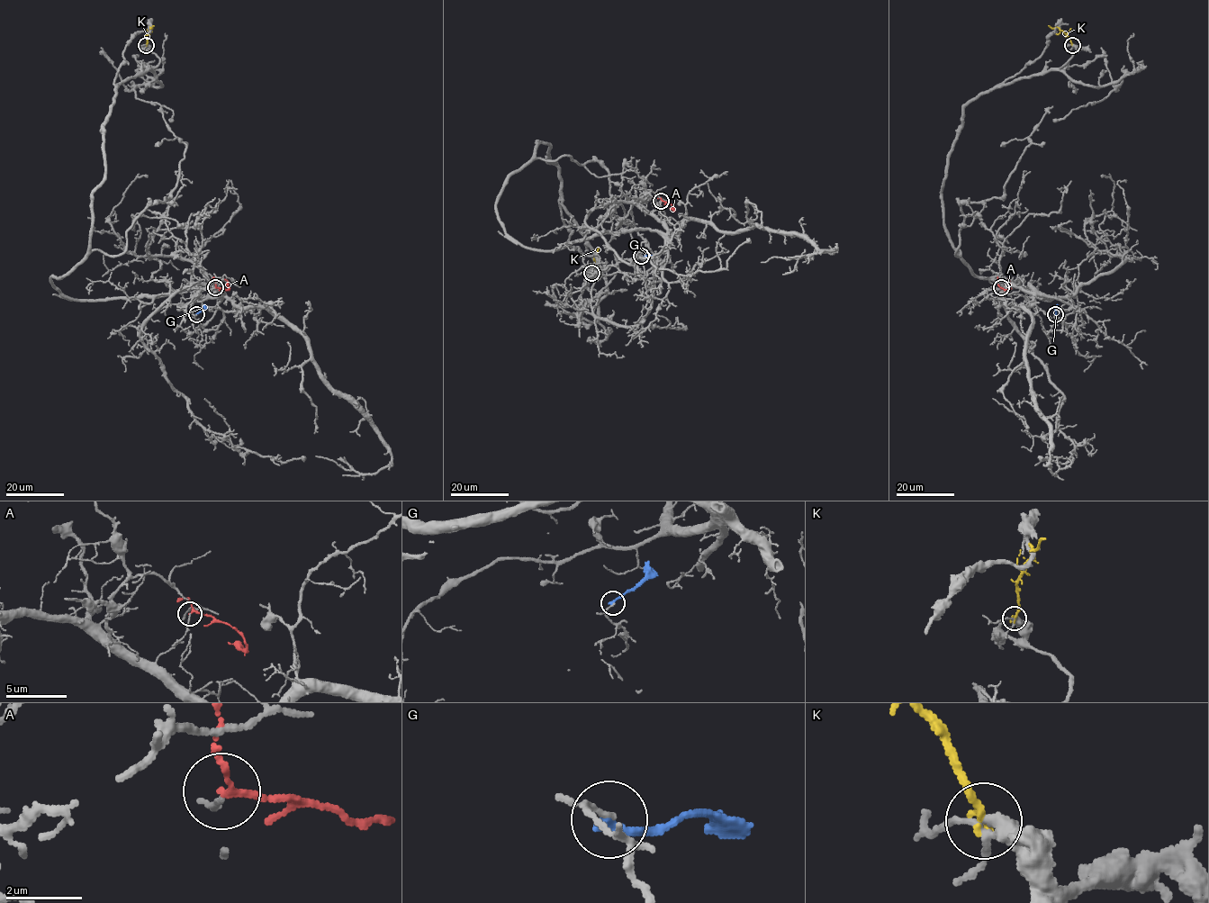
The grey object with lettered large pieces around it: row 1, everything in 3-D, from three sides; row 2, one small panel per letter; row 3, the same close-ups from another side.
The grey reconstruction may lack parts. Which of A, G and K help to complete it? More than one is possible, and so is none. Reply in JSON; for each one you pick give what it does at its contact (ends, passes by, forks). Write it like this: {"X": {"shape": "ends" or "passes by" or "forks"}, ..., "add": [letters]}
{"add": []}

